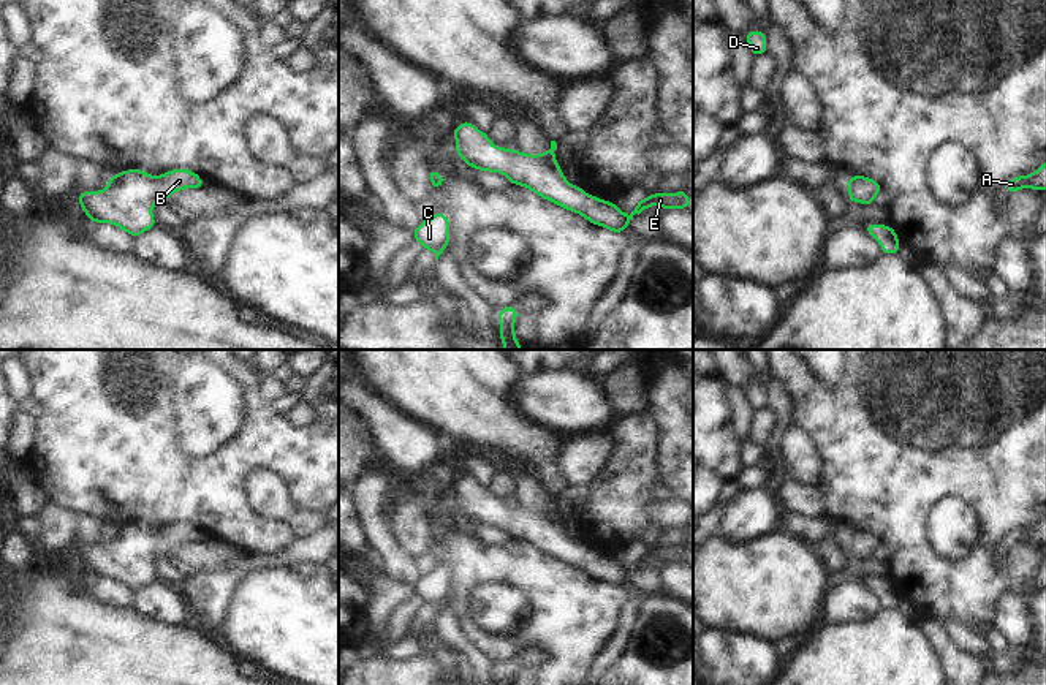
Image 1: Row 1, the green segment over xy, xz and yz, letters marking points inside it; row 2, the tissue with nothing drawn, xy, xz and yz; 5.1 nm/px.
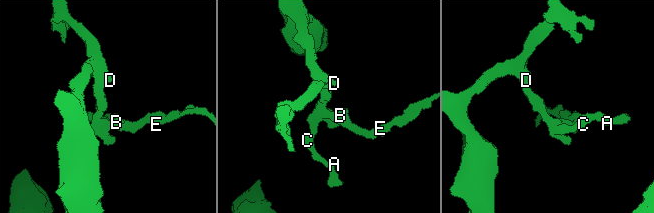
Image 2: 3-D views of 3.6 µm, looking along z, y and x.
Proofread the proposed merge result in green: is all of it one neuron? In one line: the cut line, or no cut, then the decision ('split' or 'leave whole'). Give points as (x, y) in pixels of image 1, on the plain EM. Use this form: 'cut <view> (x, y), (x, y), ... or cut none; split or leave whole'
cut none; leave whole

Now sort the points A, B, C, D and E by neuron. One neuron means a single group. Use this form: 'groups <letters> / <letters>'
groups A B C D E

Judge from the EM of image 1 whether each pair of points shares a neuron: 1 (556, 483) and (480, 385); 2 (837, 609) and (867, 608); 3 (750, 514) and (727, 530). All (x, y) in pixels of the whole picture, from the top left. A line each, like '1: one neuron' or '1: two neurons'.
1: one neuron
2: one neuron
3: one neuron

